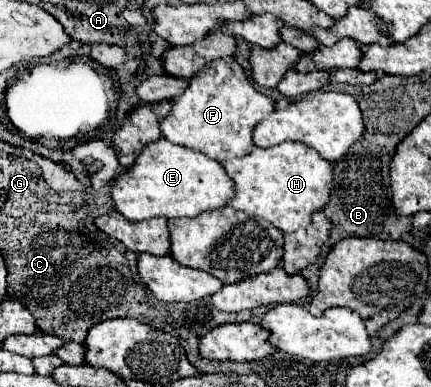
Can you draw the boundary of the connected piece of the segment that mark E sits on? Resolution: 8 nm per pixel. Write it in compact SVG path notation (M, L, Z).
M159 139L155 143L149 143L141 151L131 169L115 177L111 195L115 201L115 209L131 221L151 217L191 219L201 215L203 211L225 207L235 197L235 185L221 163L193 149L175 145L167 139Z

